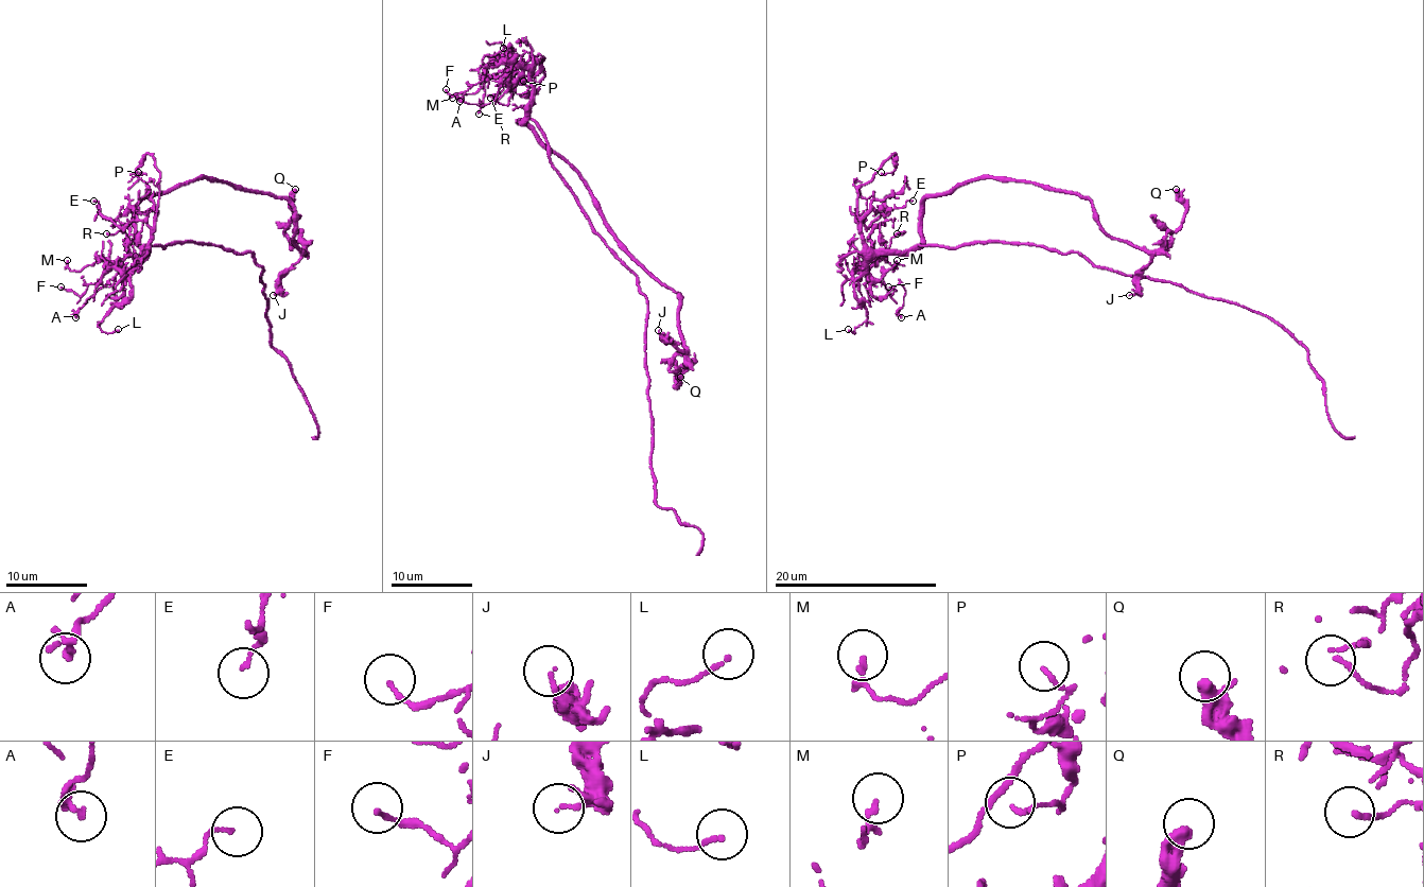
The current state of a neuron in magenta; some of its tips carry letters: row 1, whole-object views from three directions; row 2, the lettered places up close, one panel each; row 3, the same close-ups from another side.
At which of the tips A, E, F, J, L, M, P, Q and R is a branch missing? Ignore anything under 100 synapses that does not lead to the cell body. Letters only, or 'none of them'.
none of them

